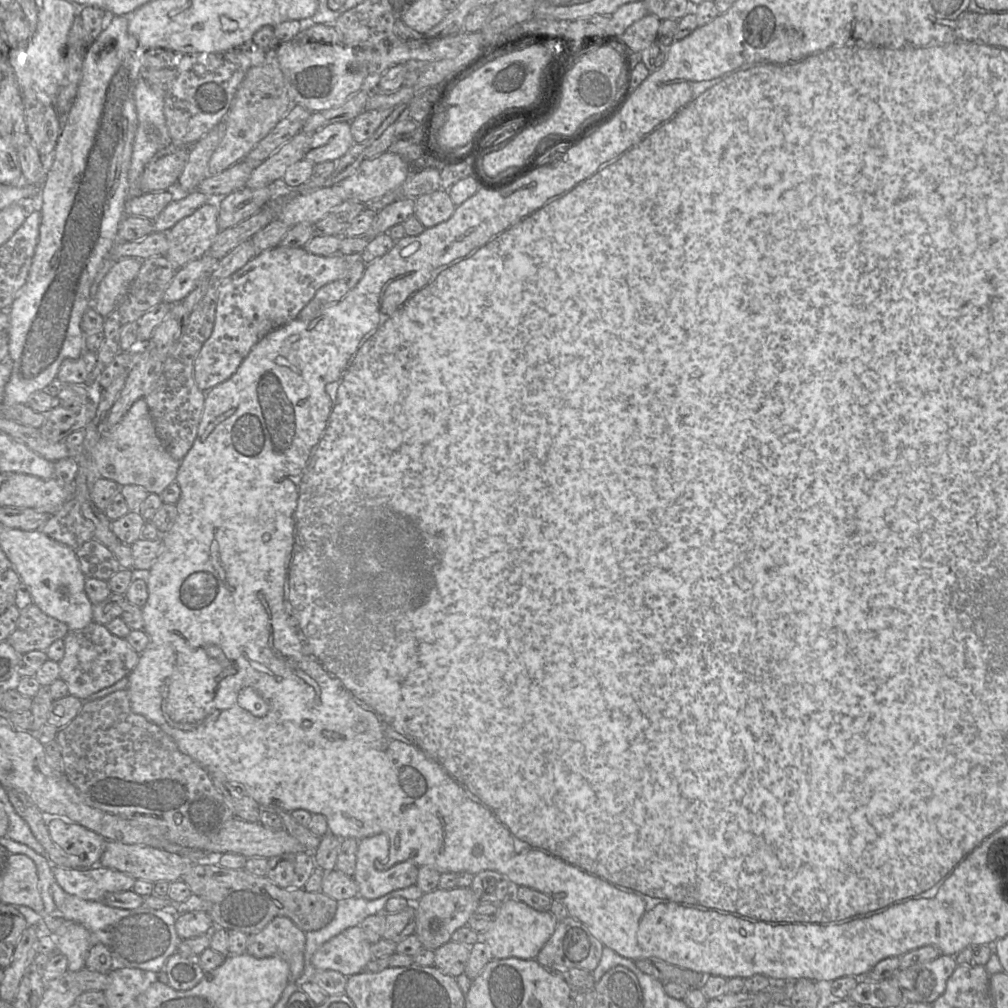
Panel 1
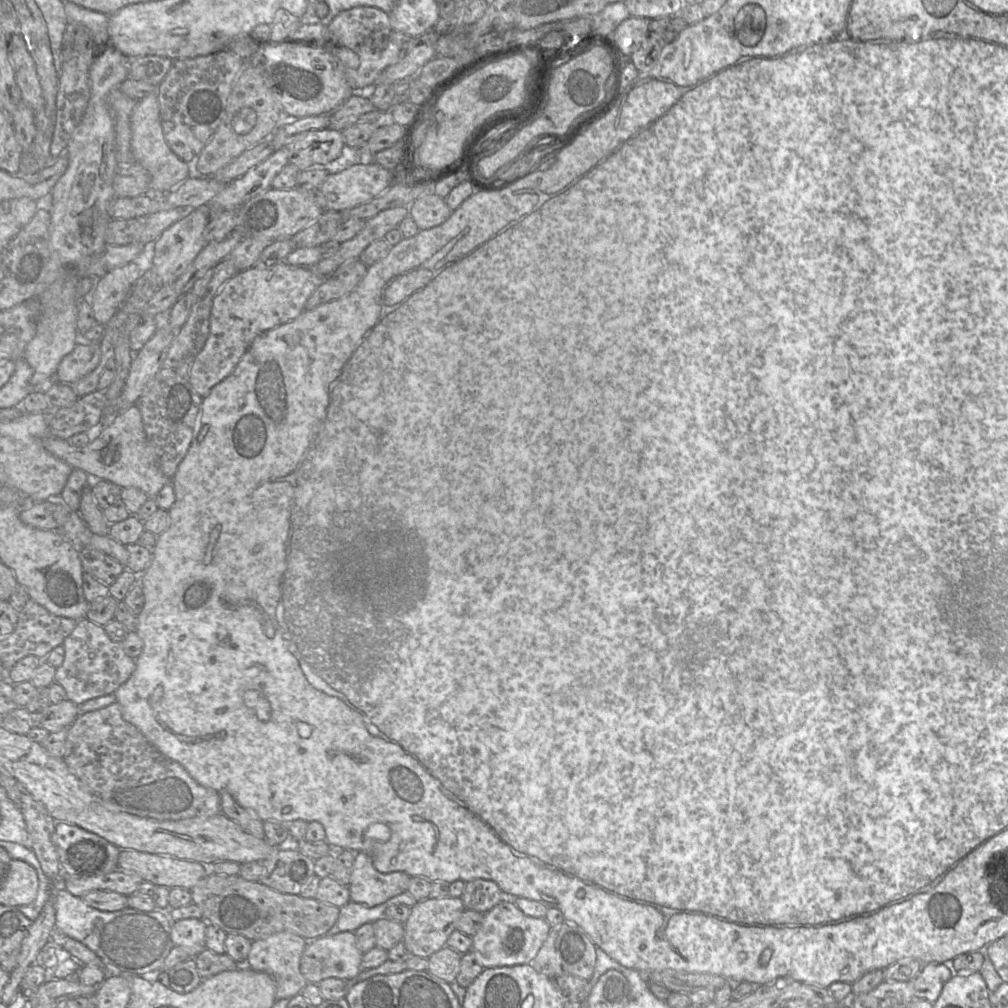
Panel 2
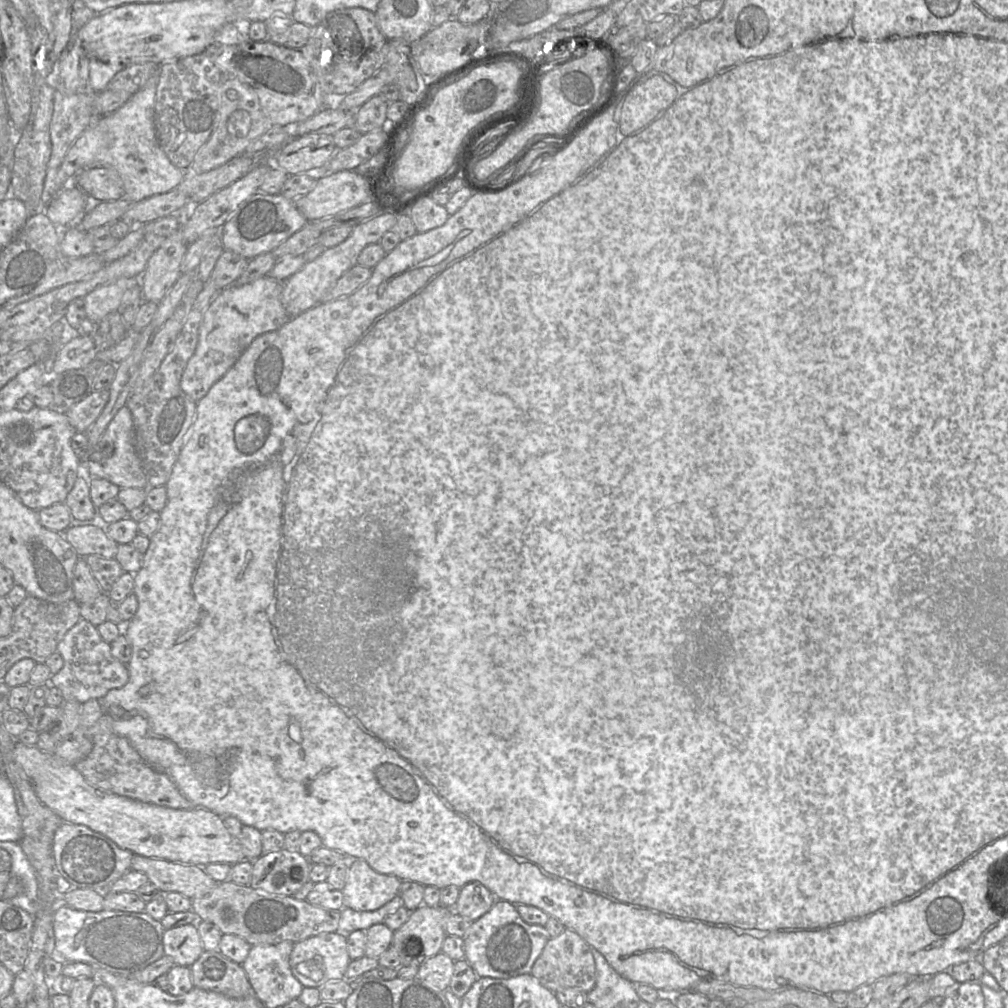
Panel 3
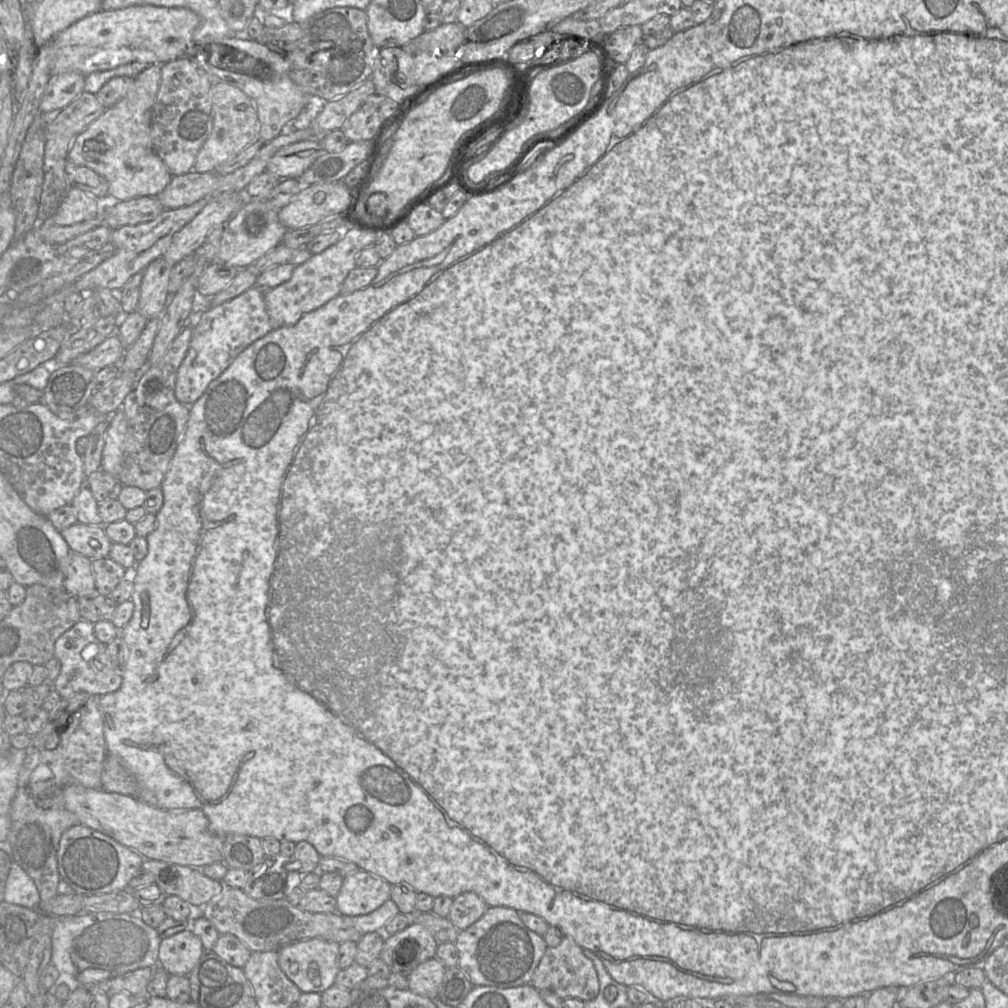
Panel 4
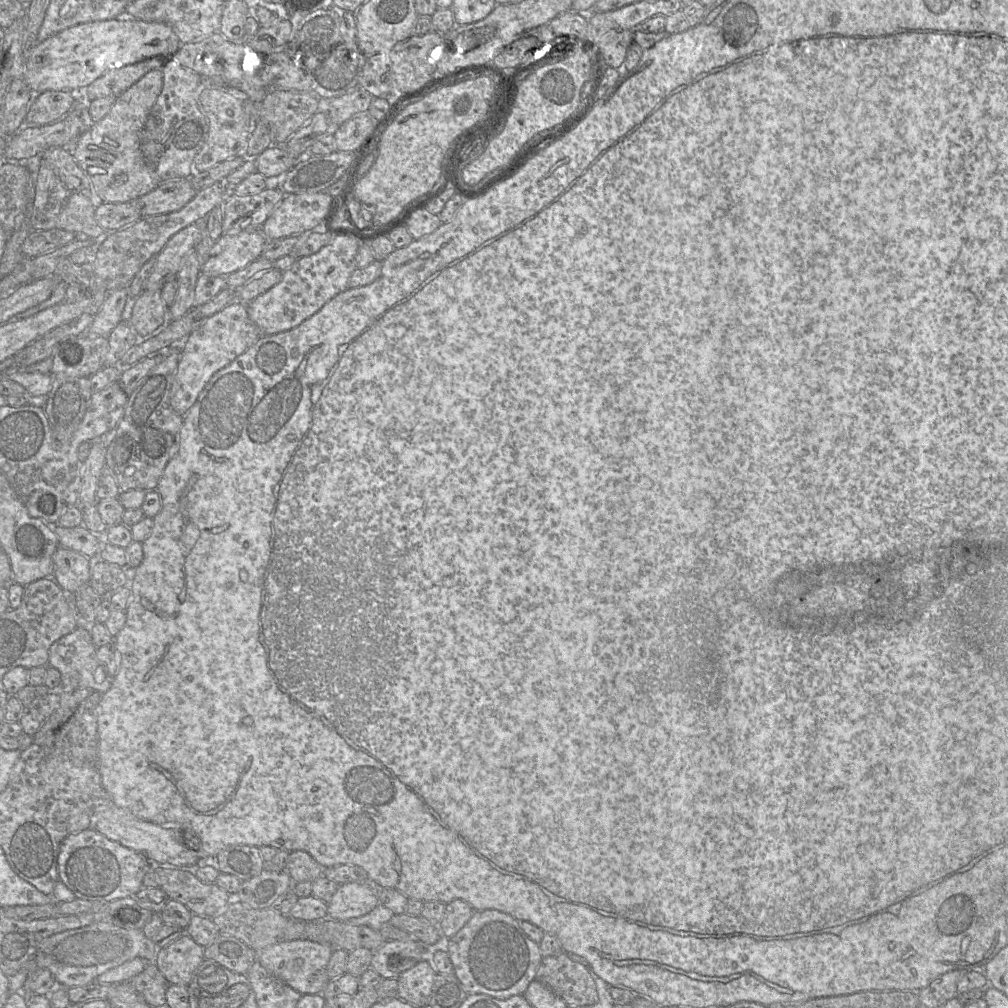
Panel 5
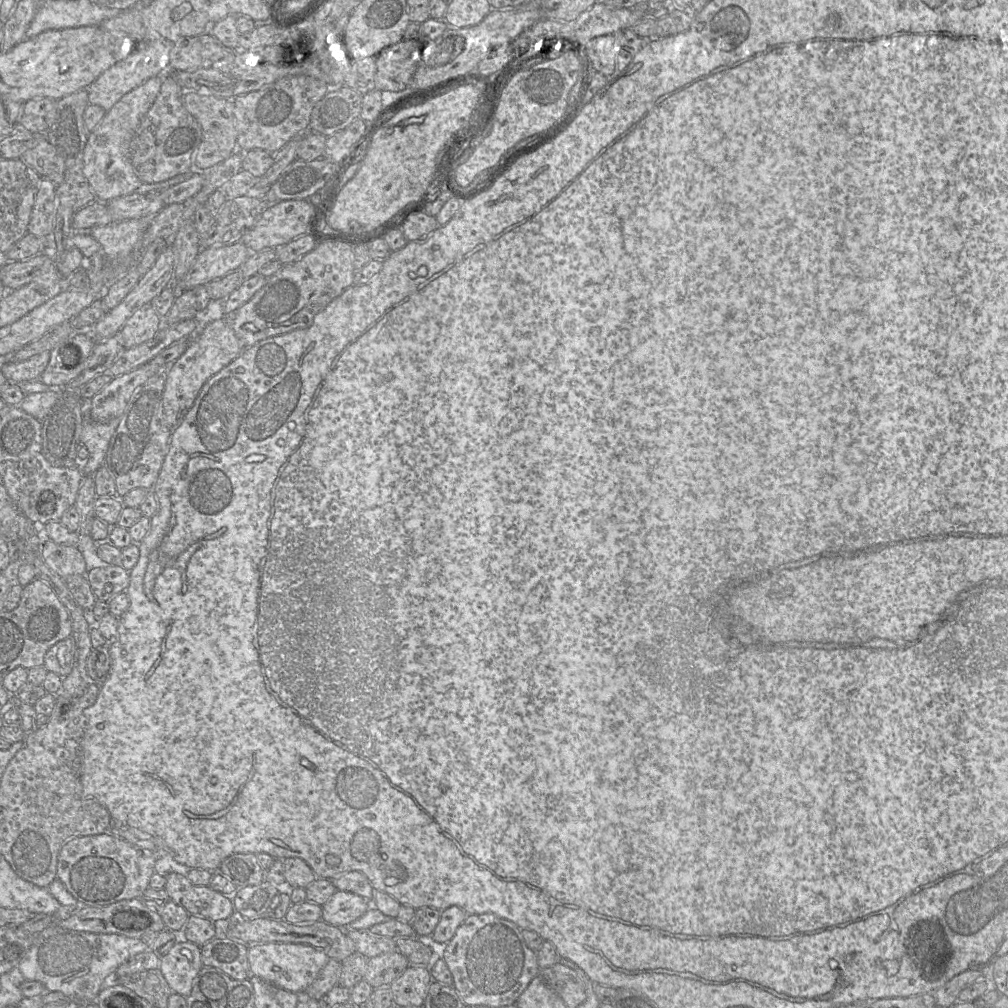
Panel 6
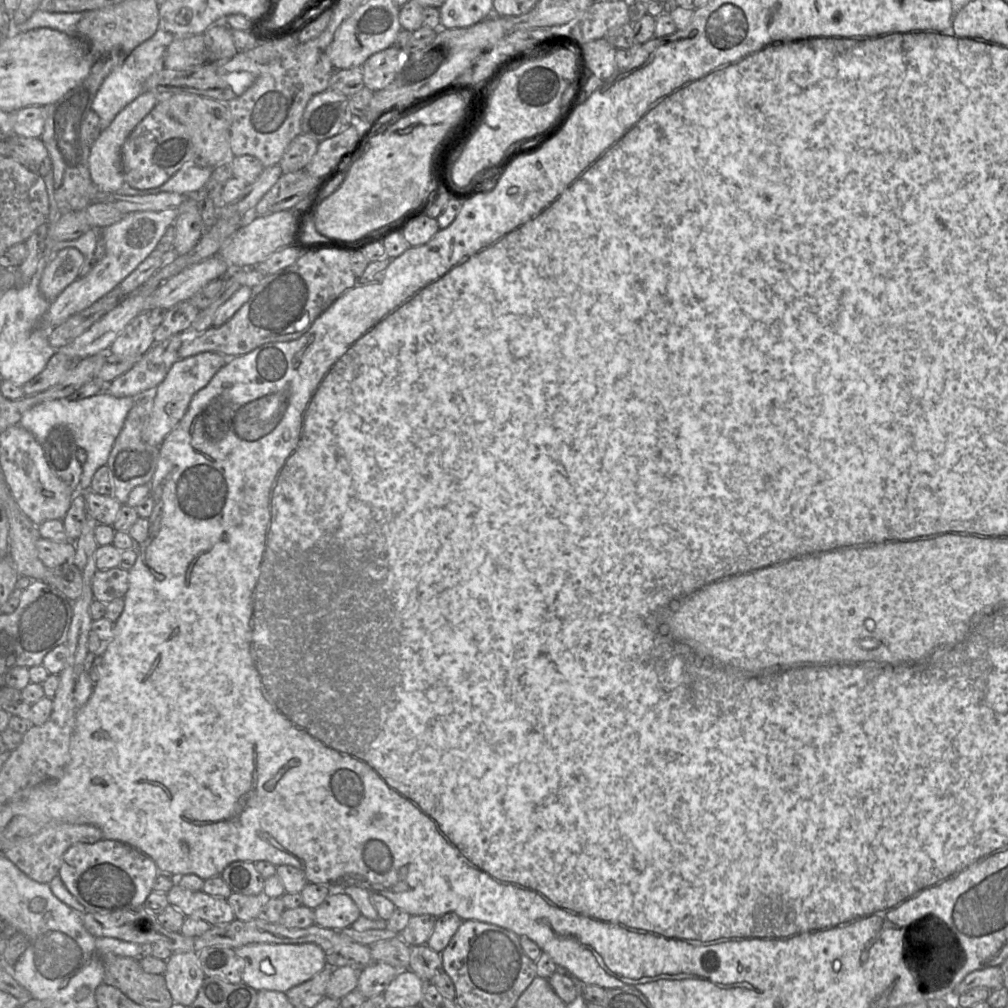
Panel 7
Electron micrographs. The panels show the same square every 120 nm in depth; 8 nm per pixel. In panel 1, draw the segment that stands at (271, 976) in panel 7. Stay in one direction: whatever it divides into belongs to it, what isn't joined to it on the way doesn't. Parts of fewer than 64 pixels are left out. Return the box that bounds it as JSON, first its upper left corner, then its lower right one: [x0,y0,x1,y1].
[312,928,372,976]

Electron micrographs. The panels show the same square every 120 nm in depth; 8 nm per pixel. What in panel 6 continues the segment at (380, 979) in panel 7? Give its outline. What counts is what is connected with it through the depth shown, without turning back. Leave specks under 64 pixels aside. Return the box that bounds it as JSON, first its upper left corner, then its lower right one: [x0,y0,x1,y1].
[364,951,409,989]

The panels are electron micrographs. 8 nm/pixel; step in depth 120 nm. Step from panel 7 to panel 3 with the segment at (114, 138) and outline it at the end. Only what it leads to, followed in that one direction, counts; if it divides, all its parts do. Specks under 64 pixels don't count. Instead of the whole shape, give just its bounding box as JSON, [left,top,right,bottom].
[61,75,184,202]

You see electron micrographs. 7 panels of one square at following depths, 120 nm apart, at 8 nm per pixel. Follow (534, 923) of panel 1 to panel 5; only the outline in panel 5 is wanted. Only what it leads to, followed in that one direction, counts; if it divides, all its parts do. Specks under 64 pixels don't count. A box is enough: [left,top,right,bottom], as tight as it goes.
[448,909,543,999]

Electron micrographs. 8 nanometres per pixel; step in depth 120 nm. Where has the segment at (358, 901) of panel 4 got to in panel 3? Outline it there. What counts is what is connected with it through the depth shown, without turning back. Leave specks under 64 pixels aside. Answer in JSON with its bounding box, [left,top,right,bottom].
[343,858,401,911]

